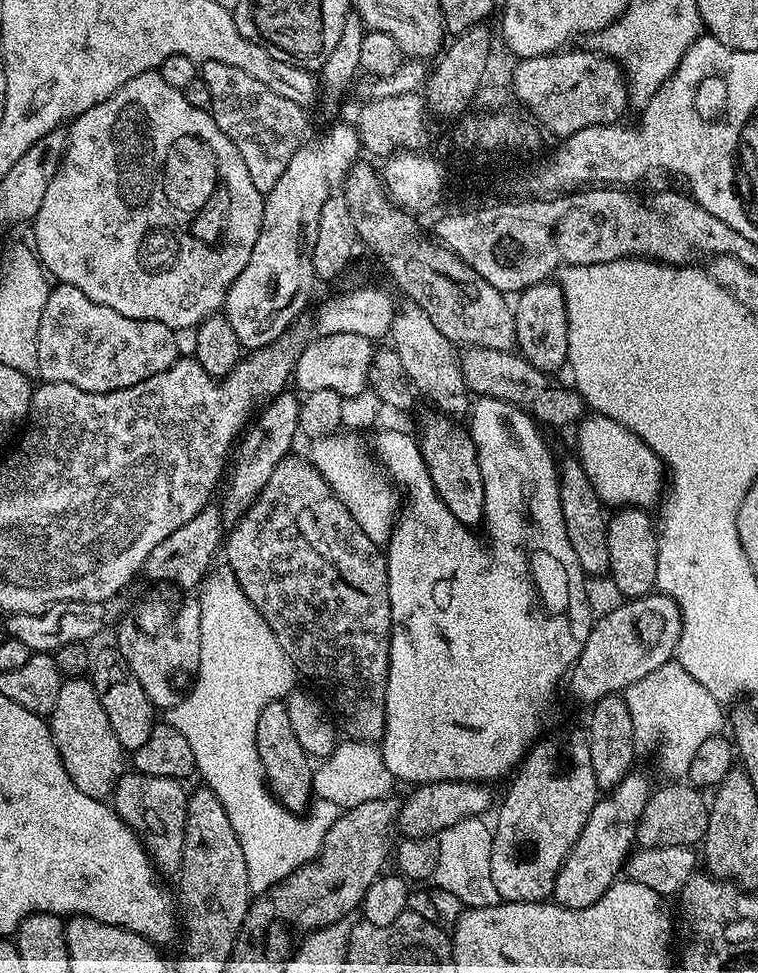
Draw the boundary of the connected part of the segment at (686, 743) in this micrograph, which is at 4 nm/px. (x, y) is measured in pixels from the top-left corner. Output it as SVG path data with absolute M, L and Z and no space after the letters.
M675 662L666 663L659 666L658 669L653 670L650 674L646 675L644 678L640 678L633 685L622 692L624 701L626 702L626 710L630 710L630 722L634 722L634 738L636 739L637 749L644 750L644 748L656 748L660 744L660 768L662 771L668 775L668 778L680 778L683 777L690 770L690 762L694 759L694 754L698 751L698 746L702 746L702 742L706 742L706 738L711 736L721 735L723 726L726 724L726 712L723 712L721 701L714 698L714 694L710 694L710 690L706 690L706 686L702 686L702 682L697 682L697 680L691 675L686 674L686 670L681 664Z

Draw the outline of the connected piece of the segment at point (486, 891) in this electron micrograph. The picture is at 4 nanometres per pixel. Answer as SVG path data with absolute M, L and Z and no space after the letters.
M483 819L463 820L462 822L454 822L454 826L450 826L447 832L439 833L438 839L438 870L434 877L436 888L442 890L450 890L450 894L454 894L454 898L458 898L458 902L465 909L469 908L485 908L486 906L494 906L501 903L498 890L494 890L494 878L490 878L490 850L492 849L492 828L484 825Z

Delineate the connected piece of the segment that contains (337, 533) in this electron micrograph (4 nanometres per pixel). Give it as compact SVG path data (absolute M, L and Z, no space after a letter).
M289 454L285 460L274 466L274 474L270 474L270 480L266 486L262 486L262 492L246 510L246 514L237 524L231 525L229 534L222 544L222 556L228 559L227 571L234 574L242 594L250 598L254 610L262 614L264 621L270 626L274 638L278 638L278 646L288 656L288 661L296 667L301 677L309 676L320 688L325 688L332 695L340 716L344 719L344 728L349 737L354 740L364 740L367 744L376 744L384 739L384 727L386 726L386 682L388 681L388 659L390 658L390 638L392 637L392 615L390 614L390 594L388 593L388 557L382 551L381 545L374 543L370 537L354 522L350 510L334 494L334 490L322 478L322 474L314 467L311 459L304 460L297 454Z

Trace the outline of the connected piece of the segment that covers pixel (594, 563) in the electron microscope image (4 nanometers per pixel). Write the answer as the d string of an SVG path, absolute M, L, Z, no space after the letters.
M570 456L562 460L558 466L559 471L559 501L562 502L562 516L569 535L570 544L574 554L578 557L579 565L582 566L585 575L589 577L605 575L609 566L608 528L605 505L600 496L594 490L593 484L586 477L585 468L579 459Z

